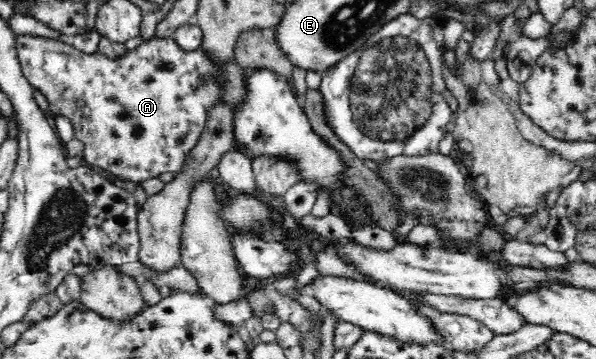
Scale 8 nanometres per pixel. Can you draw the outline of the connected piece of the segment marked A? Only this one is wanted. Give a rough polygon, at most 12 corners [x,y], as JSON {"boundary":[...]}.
{"boundary":[[18,34],[21,68],[84,162],[178,173],[215,107],[233,52],[150,38],[116,59]]}

